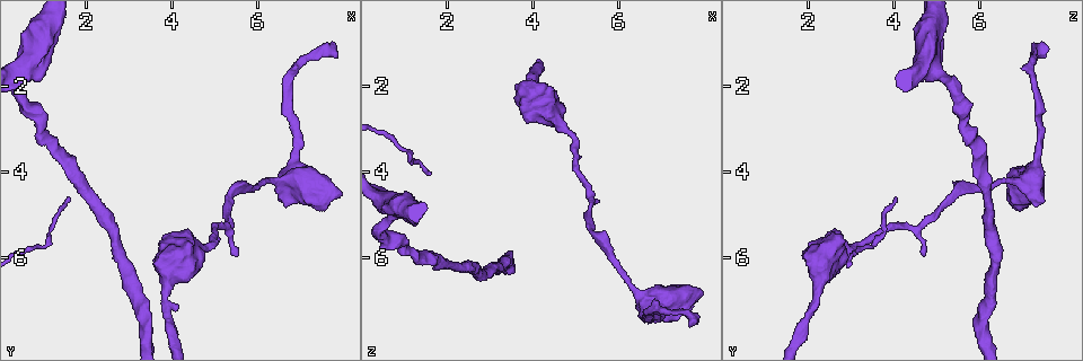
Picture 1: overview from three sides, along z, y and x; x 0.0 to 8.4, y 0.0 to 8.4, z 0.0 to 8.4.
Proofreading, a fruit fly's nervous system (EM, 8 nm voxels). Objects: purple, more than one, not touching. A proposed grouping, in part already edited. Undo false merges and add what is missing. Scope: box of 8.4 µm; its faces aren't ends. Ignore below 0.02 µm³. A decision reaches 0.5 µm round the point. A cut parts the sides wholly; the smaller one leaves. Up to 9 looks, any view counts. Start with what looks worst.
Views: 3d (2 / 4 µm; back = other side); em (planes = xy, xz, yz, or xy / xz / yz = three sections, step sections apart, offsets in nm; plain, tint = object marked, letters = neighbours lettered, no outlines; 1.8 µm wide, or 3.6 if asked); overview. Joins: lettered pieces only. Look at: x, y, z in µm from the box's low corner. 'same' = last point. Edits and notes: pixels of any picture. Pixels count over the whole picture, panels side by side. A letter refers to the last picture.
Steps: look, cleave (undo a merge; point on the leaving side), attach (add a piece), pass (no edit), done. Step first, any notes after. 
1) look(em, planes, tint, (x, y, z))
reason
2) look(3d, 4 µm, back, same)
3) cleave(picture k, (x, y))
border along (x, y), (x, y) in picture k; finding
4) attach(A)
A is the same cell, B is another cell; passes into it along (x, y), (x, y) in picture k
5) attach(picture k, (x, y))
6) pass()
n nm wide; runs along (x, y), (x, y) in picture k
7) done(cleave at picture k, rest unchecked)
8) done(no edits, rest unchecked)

look(em, 3.6 µm, planes, tint, (0.80, 1.35, 4.75))

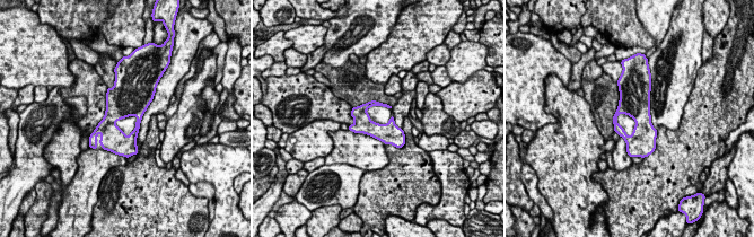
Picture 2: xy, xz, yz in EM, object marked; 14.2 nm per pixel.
look(em, 3.6 µm, planes, letters, same)

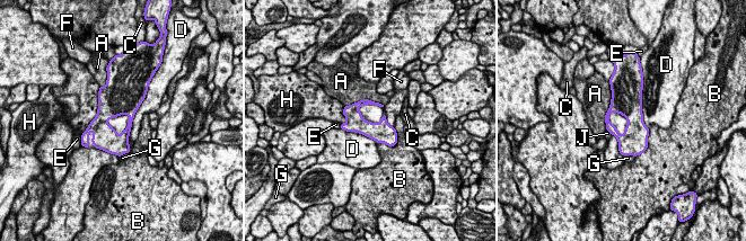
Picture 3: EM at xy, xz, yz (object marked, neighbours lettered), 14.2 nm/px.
pass()
A, B, C, D, E, F, G, H and J are other cells; border along (147, 92), (132, 122), (130, 148) in picture 3; all the same neuron

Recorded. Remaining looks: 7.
look(em, yz, step 16, tint, (7.70, 1.10, 7.65))
tapers out

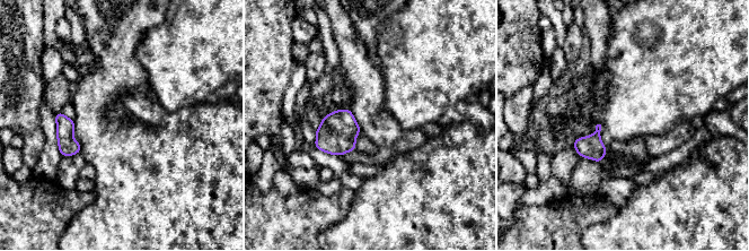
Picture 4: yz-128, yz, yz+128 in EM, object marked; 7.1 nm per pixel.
look(em, planes, letters, same)
cut it another way

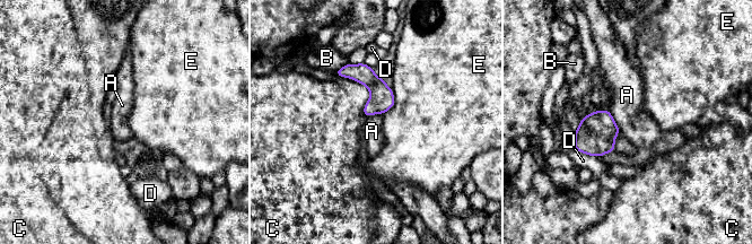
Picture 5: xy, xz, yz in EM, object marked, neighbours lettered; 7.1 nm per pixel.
pass()
A, B, C, D and E are other cells; none of them fits

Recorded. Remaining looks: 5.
look(em, 3.6 µm, xz, step 16, tint, (6.80, 4.15, 7.20))

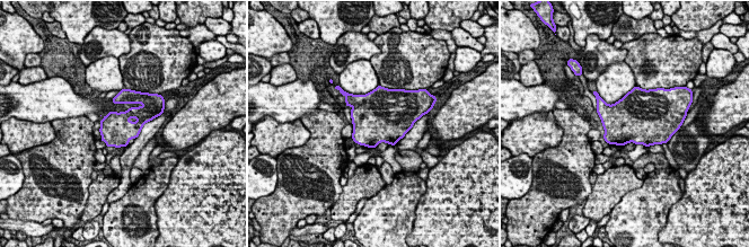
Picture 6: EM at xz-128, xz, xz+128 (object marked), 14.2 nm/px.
look(em, 3.6 µm, planes, letters, same)

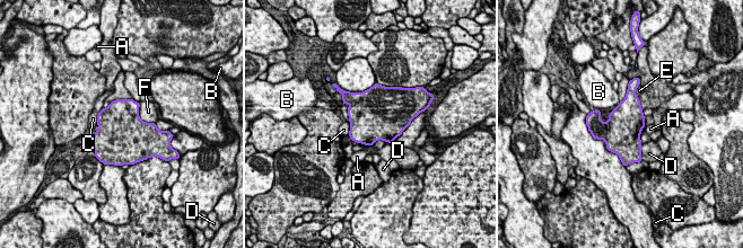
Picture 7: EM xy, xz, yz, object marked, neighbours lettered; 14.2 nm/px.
pass()
550 nm wide; A, B, C, D, E and F are other cells; border along (620, 102), (614, 108) in picture 7; continuous, no second neuron

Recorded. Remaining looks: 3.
look(em, planes, letters, (5.50, 6.00, 4.65))
free end

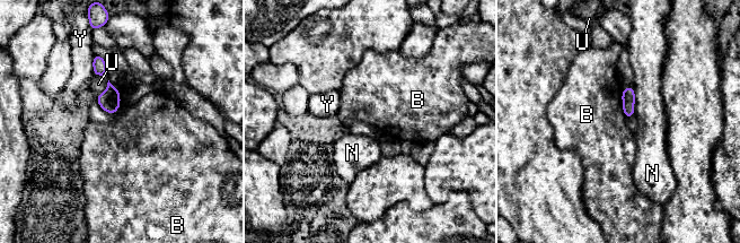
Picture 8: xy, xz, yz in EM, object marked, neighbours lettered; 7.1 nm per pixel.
pass()
B, N, U and Y are other cells; no lettered piece goes on from it

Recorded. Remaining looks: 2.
done(no edits, rest unchecked)

